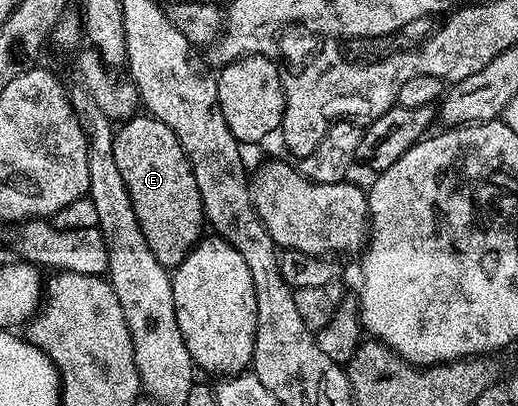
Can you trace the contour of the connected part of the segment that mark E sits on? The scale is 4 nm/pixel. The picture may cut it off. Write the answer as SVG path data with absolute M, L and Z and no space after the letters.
M139 113L120 127L123 128L115 131L113 157L117 157L117 169L125 177L141 233L145 233L145 241L162 267L177 268L205 231L203 202L191 162L181 149L175 131L160 119Z

